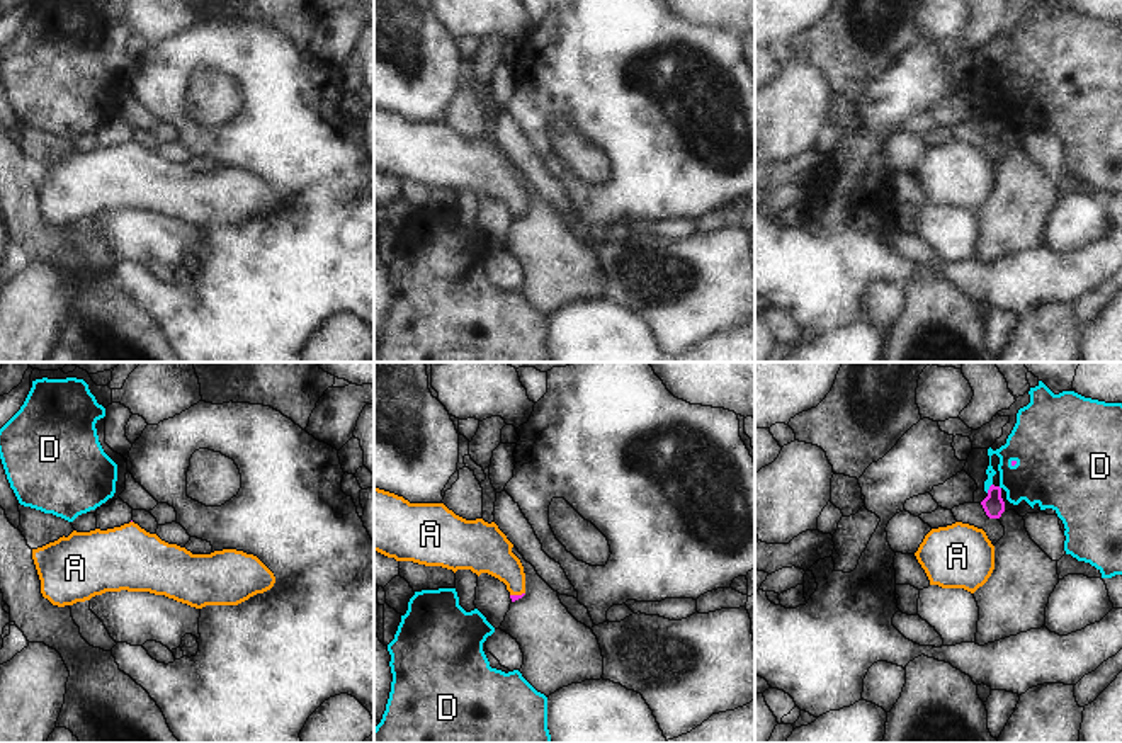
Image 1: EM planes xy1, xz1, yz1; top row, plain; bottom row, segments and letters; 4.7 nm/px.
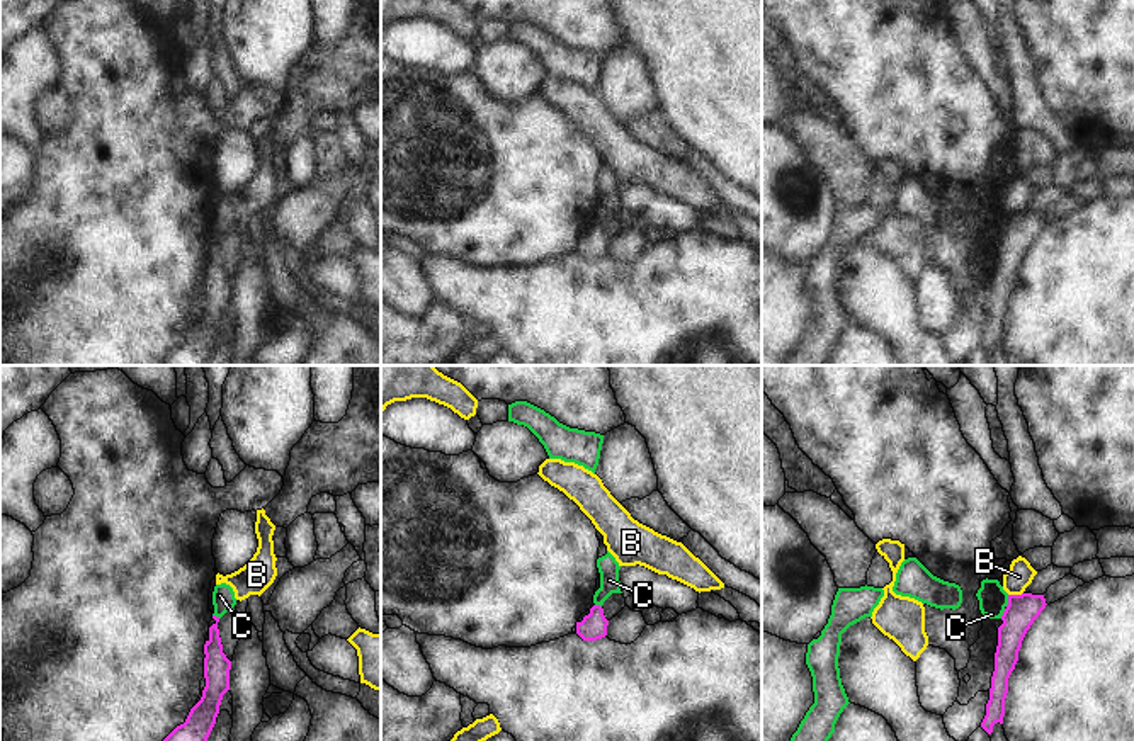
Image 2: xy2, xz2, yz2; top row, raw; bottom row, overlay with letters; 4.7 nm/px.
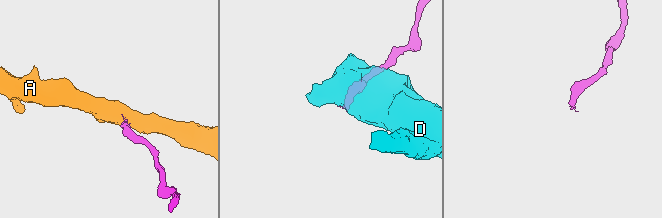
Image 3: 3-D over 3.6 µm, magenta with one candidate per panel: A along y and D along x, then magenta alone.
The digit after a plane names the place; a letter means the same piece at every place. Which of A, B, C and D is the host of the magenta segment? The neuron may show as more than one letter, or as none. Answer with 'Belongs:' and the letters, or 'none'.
Belongs: A

